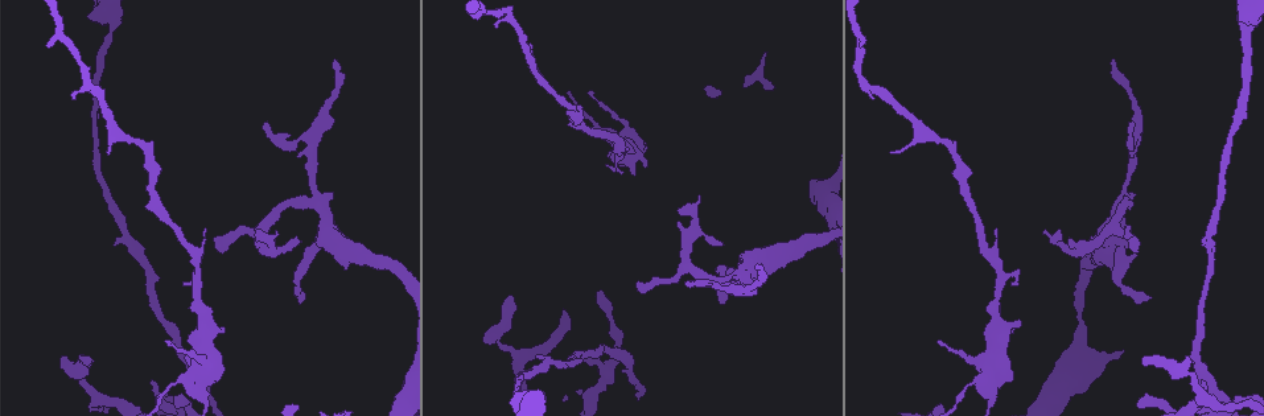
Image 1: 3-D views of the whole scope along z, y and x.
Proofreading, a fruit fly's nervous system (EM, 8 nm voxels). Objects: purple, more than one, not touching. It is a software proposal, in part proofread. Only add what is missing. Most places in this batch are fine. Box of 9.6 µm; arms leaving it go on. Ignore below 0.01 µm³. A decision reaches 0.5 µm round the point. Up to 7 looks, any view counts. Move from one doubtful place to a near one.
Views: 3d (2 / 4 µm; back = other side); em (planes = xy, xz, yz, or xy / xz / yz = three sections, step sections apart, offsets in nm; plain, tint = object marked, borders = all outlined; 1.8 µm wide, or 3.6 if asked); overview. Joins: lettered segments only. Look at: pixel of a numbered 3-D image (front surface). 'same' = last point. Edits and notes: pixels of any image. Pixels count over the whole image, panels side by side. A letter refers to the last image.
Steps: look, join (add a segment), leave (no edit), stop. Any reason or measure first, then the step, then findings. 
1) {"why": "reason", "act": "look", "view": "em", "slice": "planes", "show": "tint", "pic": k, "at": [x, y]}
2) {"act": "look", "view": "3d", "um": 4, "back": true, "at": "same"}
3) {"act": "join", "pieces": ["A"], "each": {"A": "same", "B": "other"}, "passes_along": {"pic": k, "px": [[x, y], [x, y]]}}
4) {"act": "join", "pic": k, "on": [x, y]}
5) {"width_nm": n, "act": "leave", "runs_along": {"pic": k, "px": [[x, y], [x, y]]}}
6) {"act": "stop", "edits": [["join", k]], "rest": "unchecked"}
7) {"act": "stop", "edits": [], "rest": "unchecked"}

{"why": "branch stops here", "act": "look", "view": "3d", "um": 4, "pic": 1, "at": [88, 360]}

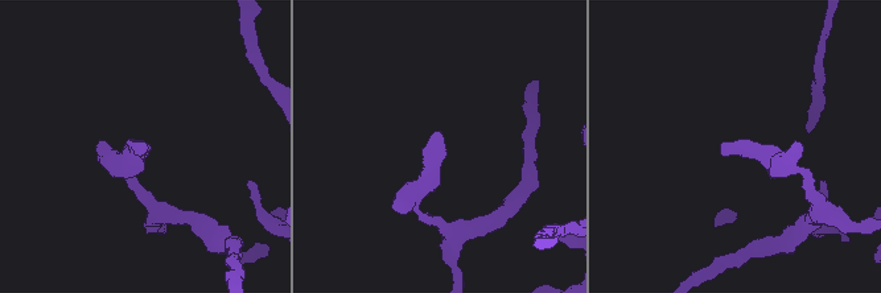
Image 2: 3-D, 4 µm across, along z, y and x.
{"why": "now the EM", "act": "look", "view": "em", "slice": "planes", "show": "borders", "pic": 2, "at": [146, 145]}

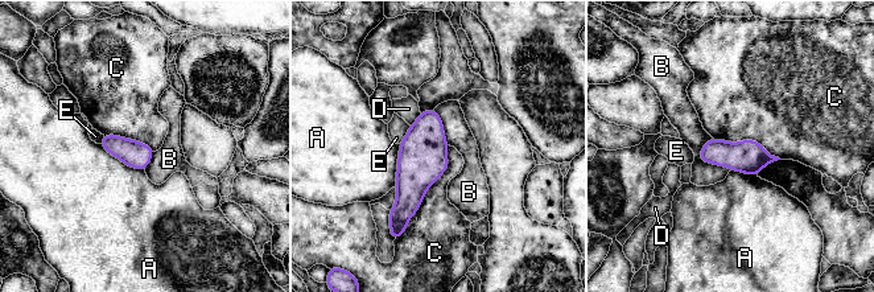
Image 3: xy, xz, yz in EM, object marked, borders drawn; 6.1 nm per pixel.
{"act": "leave", "each": {"A": "other", "B": "other", "C": "other", "D": "other", "E": "other"}, "border": {"pic": 3, "px": [[449, 146], [446, 171], [403, 233]]}, "found": "none of them fits"}

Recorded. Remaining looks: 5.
{"why": "branch stops here", "act": "look", "view": "3d", "um": 2, "pic": 1, "at": [1203, 382]}

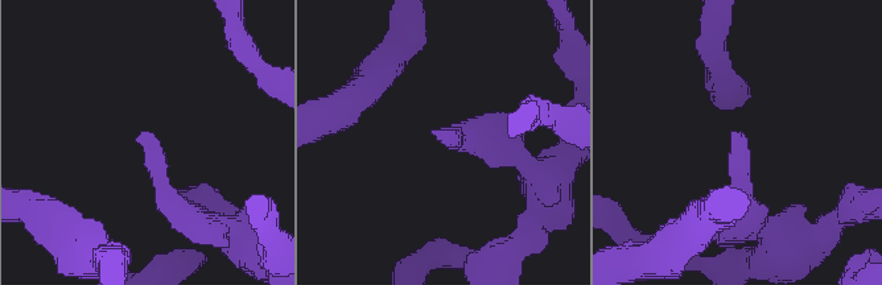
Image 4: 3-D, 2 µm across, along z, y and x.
{"why": "need the tissue", "act": "look", "view": "em", "slice": "planes", "show": "tint", "pic": 4, "at": [145, 131]}

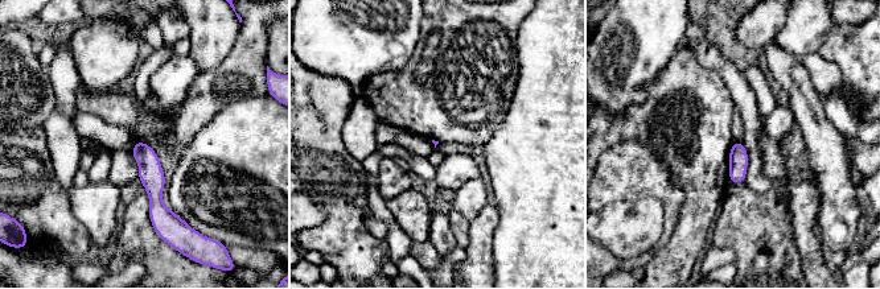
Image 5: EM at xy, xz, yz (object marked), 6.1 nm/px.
{"why": "what lies round it", "act": "look", "view": "em", "slice": "planes", "show": "borders", "at": "same"}

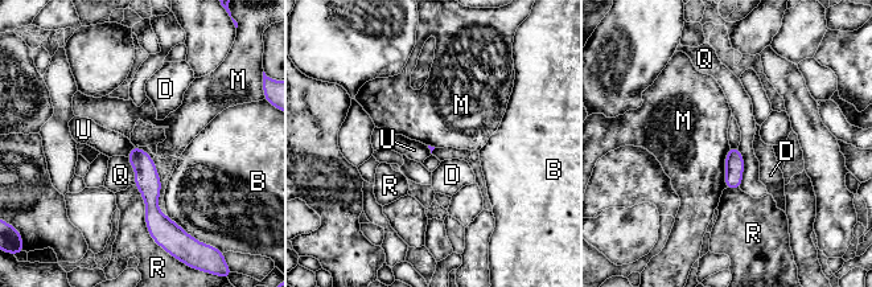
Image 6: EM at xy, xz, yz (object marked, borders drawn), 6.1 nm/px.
{"act": "leave", "each": {"B": "other", "D": "other", "M": "other", "Q": "other", "R": "other", "U": "other"}, "runs_along": {"pic": 6, "px": [[135, 150], [149, 184], [152, 225]]}, "found": "no lettered segment goes on from it"}

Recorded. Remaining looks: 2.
{"act": "look", "view": "em", "slice": "planes", "show": "borders", "pic": 1, "at": [723, 303]}

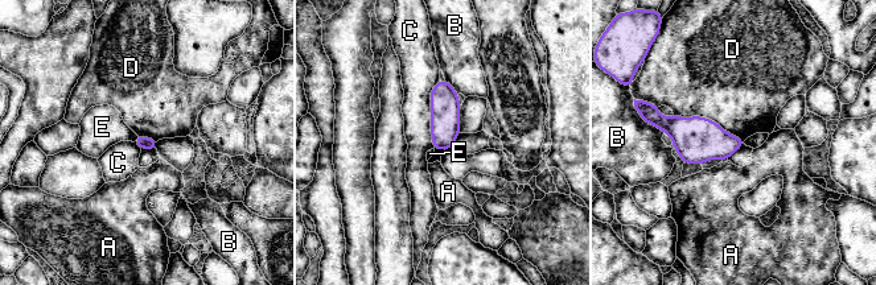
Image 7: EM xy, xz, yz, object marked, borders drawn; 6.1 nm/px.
{"longest_contact_nm": ["D", 460], "act": "leave", "each": {"A": "other", "B": "other", "C": "other", "D": "other", "E": "other"}, "found": "no lettered segment goes on from it"}

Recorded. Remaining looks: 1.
{"act": "stop", "edits": [], "rest": "unchecked"}

